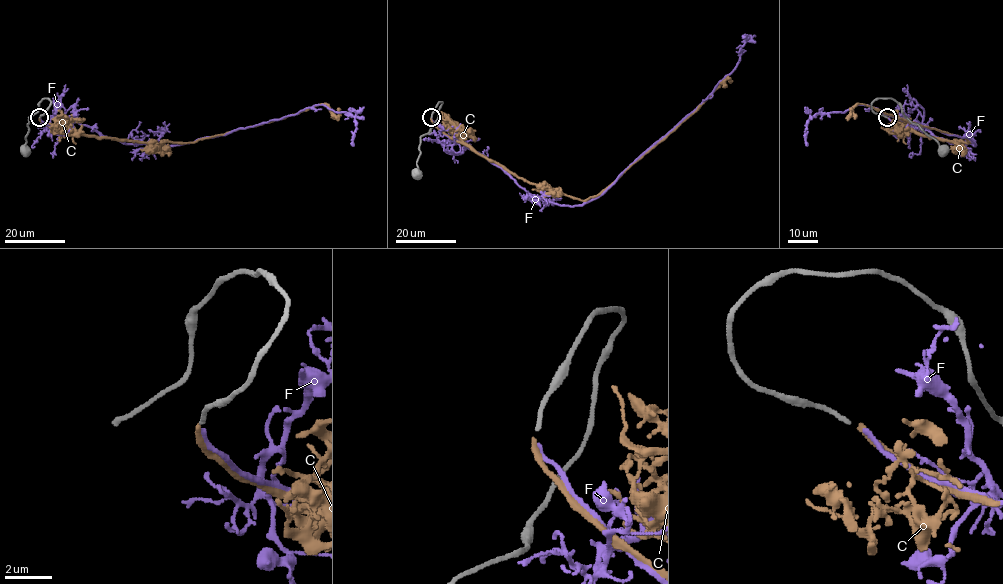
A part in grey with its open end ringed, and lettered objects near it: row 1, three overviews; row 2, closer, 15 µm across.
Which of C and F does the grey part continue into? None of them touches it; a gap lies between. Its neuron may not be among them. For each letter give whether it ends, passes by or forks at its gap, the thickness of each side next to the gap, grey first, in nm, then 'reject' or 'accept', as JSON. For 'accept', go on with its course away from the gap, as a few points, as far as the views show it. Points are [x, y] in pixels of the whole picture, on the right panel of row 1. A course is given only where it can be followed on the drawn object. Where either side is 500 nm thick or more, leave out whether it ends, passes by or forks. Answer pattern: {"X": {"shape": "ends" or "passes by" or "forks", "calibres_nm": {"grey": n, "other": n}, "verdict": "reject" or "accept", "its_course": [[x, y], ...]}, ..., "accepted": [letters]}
{"C": {"shape": "ends", "calibres_nm": {"grey": 180, "other": 280}, "verdict": "reject"}, "F": {"shape": "ends", "calibres_nm": {"grey": 180, "other": 180}, "verdict": "accept", "its_course": [[888, 118], [906, 127], [916, 122], [934, 136], [974, 145], [967, 137], [867, 105], [810, 117], [807, 145]]}, "accepted": ["F"]}

